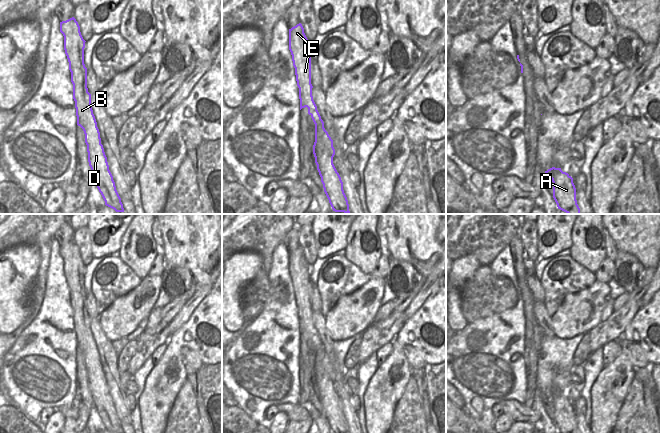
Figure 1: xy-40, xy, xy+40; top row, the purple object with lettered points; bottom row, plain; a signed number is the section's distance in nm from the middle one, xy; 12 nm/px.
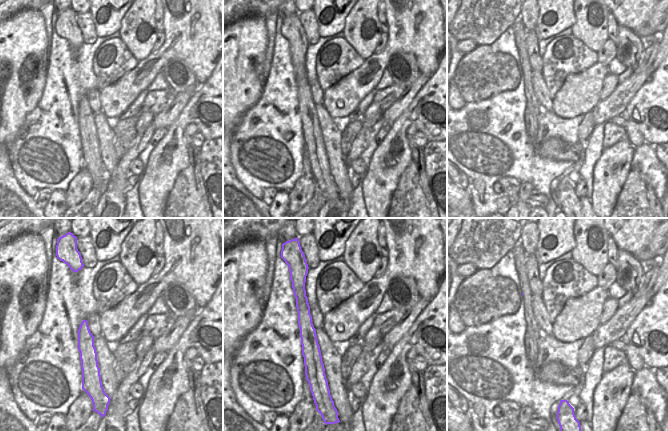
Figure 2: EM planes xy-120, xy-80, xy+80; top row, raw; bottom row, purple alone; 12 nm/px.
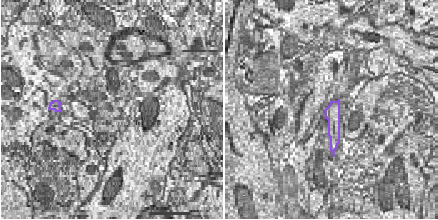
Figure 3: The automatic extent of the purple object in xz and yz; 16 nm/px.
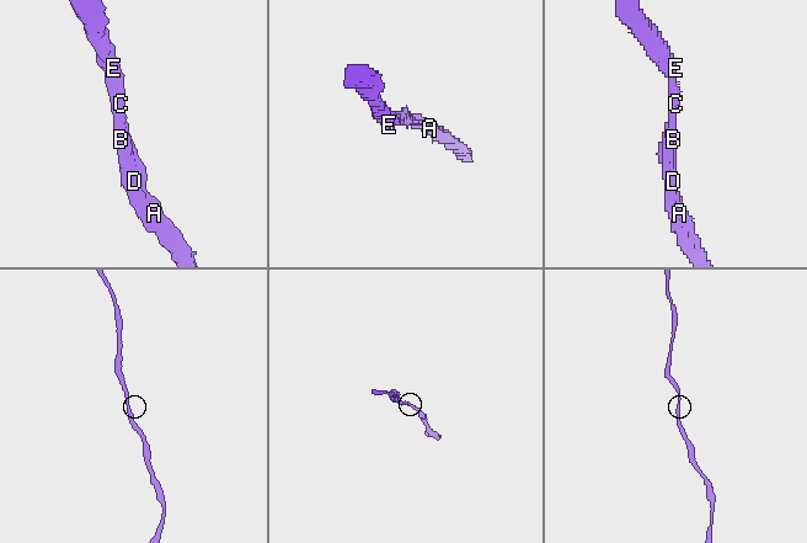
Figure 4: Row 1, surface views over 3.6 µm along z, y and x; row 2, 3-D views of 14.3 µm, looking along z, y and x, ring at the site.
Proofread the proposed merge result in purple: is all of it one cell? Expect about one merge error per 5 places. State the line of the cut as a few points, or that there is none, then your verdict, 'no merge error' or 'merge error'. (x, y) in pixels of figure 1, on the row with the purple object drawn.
cut none; no merge error

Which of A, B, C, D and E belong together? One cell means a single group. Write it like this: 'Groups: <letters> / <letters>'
Groups: A B C D E.

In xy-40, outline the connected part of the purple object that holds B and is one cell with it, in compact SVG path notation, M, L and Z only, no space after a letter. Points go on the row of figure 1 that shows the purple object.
M74 17L60 22L60 32L64 36L64 50L71 72L77 125L83 129L85 134L88 162L94 183L97 185L106 206L116 212L124 212L121 198L109 170L107 157L101 144L100 132L91 107L91 94L87 88L87 68L84 64L86 41L83 39L80 26Z

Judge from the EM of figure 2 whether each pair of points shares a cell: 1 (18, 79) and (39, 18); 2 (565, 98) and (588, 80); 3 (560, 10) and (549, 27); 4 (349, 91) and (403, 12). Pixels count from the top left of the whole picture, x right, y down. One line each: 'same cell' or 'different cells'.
1: same cell
2: same cell
3: same cell
4: same cell

